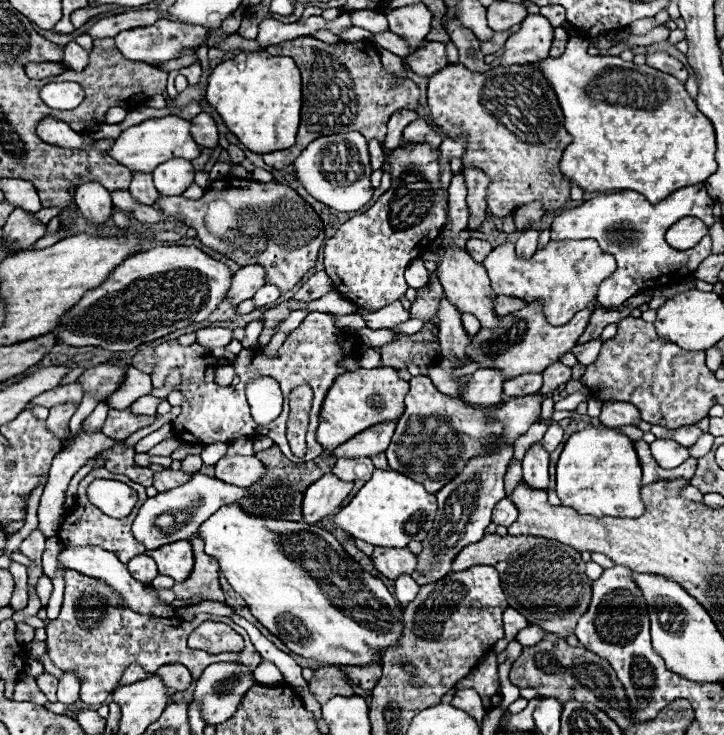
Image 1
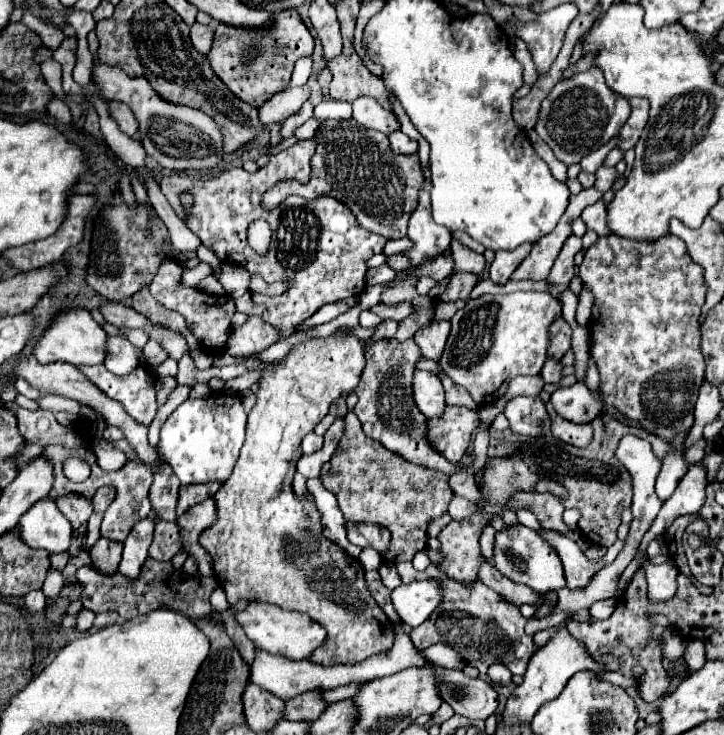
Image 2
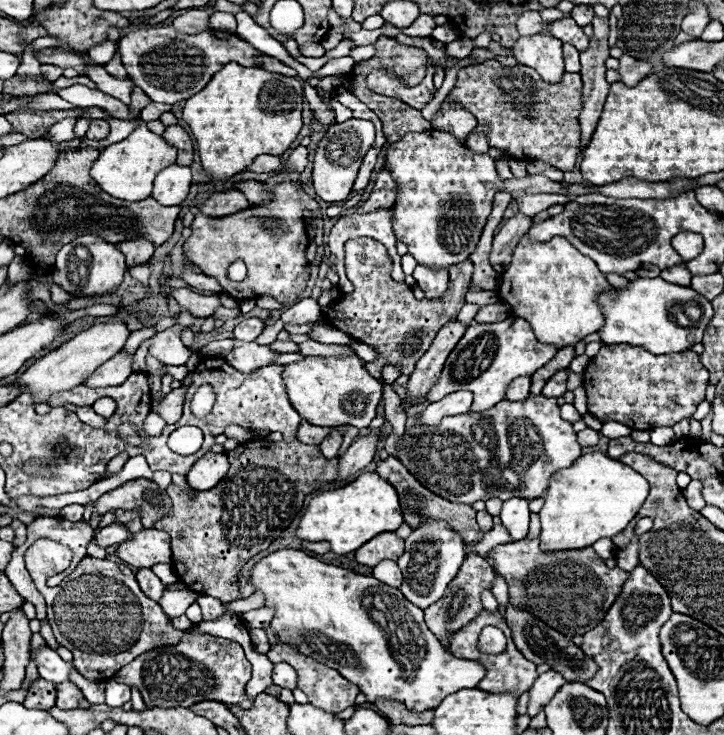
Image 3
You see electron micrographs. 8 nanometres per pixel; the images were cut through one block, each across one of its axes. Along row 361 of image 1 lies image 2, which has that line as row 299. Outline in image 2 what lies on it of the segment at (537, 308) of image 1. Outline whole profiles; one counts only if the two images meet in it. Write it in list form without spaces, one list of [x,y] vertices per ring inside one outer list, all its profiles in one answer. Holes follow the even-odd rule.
[[[512,292],[512,294],[502,294],[502,296],[494,296],[494,294],[484,294],[480,298],[468,300],[464,304],[464,308],[460,308],[452,322],[452,330],[450,330],[450,338],[446,342],[446,350],[442,354],[442,358],[438,360],[438,364],[442,366],[442,370],[460,386],[464,386],[470,396],[474,398],[474,402],[478,406],[488,404],[492,400],[498,400],[504,390],[506,384],[518,376],[518,374],[526,374],[526,376],[536,376],[540,374],[544,360],[548,356],[548,346],[550,346],[550,324],[562,314],[562,304],[558,298],[550,296],[548,292]]]

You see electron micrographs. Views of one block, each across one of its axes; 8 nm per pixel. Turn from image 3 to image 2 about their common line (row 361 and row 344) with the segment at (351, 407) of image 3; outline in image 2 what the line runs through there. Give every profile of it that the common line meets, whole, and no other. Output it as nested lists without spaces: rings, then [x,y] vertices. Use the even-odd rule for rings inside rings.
[[[314,338],[314,340],[308,340],[296,348],[292,348],[288,352],[288,356],[284,356],[282,364],[274,370],[264,370],[262,372],[262,378],[260,378],[260,390],[256,392],[256,408],[252,408],[252,412],[248,414],[248,426],[246,426],[246,442],[240,450],[240,458],[236,462],[236,468],[232,472],[232,476],[222,484],[222,488],[214,494],[214,500],[216,500],[216,510],[218,510],[218,520],[208,526],[202,534],[200,534],[200,544],[210,552],[212,560],[214,560],[214,572],[216,572],[216,578],[218,582],[222,584],[226,598],[229,604],[234,604],[238,600],[262,600],[262,602],[270,602],[270,604],[276,604],[284,610],[296,610],[296,612],[304,612],[308,614],[312,620],[316,620],[318,624],[324,626],[324,630],[328,632],[326,640],[322,646],[318,646],[312,654],[310,654],[310,662],[312,664],[324,664],[324,666],[330,666],[330,664],[358,664],[358,662],[364,662],[366,658],[370,656],[376,656],[376,654],[382,654],[386,650],[392,648],[394,644],[394,624],[386,618],[384,610],[378,606],[378,602],[370,596],[368,592],[368,586],[366,586],[366,580],[364,580],[364,568],[358,564],[356,558],[352,558],[350,554],[344,554],[344,550],[324,538],[324,528],[320,524],[320,512],[316,508],[316,502],[314,502],[314,496],[312,494],[306,494],[306,496],[298,496],[294,490],[292,490],[292,476],[296,474],[296,462],[300,460],[302,456],[302,450],[300,450],[300,442],[302,438],[312,432],[316,428],[316,424],[326,416],[330,404],[340,396],[340,394],[348,394],[352,392],[356,386],[358,386],[358,380],[360,380],[360,374],[362,374],[362,368],[364,368],[364,350],[362,350],[362,342],[356,340],[356,338]]]

